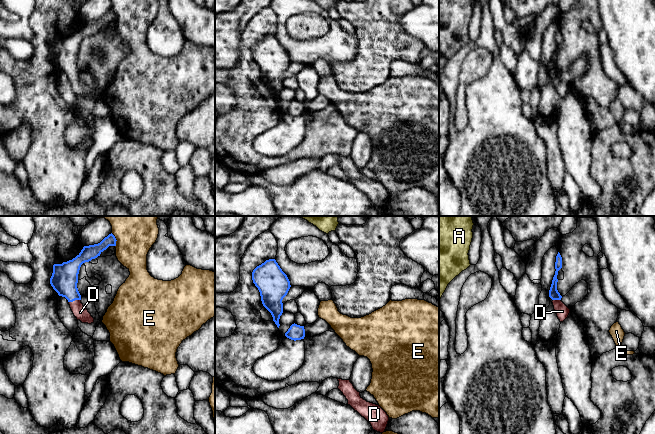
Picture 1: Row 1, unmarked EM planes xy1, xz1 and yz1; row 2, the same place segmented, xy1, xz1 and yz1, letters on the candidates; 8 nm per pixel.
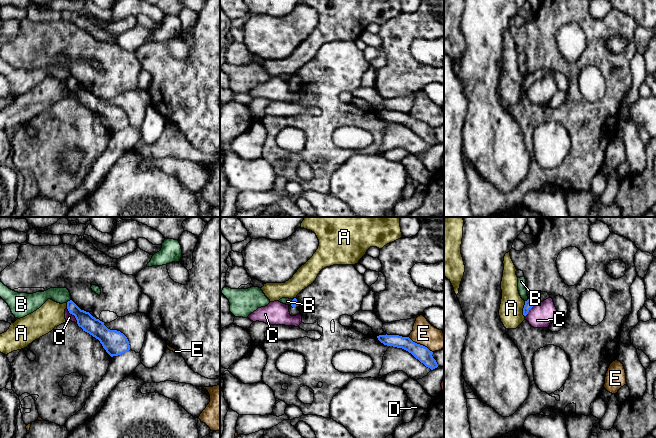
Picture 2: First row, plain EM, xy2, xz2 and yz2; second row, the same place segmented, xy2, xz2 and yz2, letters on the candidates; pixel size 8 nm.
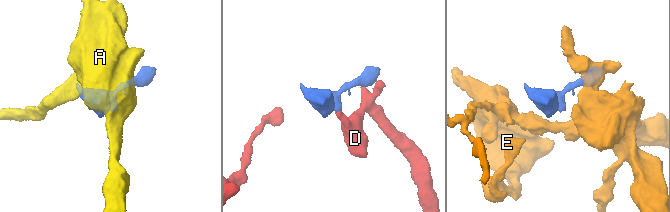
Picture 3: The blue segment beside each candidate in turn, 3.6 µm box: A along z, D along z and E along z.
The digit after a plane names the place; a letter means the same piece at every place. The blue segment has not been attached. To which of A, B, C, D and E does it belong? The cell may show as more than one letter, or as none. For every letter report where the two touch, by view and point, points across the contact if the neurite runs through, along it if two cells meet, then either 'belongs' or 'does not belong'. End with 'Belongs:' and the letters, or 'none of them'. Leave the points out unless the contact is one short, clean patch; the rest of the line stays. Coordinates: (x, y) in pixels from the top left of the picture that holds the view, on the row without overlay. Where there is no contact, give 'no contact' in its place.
A: meets blue in yz2 at (523, 85); does not belong
B: meets blue in xy2 at (68, 77); border along xy2 (70, 75), (66, 78); does not belong
C: meets blue in xy2 at (73, 90); border along xy2 (66, 84), (77, 98); does not belong
D: meets blue in xy1 at (74, 76); runs through xy1 (64, 55), (64, 59), (74, 76), (80, 88); belongs
E: meets blue in xz2 at (419, 120); border along xz2 (408, 112), (413, 117), (426, 122), (432, 128); does not belong
Belongs: D

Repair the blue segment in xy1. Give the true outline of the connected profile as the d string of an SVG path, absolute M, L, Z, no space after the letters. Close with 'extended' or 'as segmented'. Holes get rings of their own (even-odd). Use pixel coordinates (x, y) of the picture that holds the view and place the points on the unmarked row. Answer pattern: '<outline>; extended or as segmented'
M111 9L98 20L84 22L72 36L53 41L50 60L59 72L68 76L74 92L82 99L91 100L94 98L94 94L81 79L81 71L77 64L80 43L83 39L100 32L109 22L116 22L116 17L115 12Z; extended

